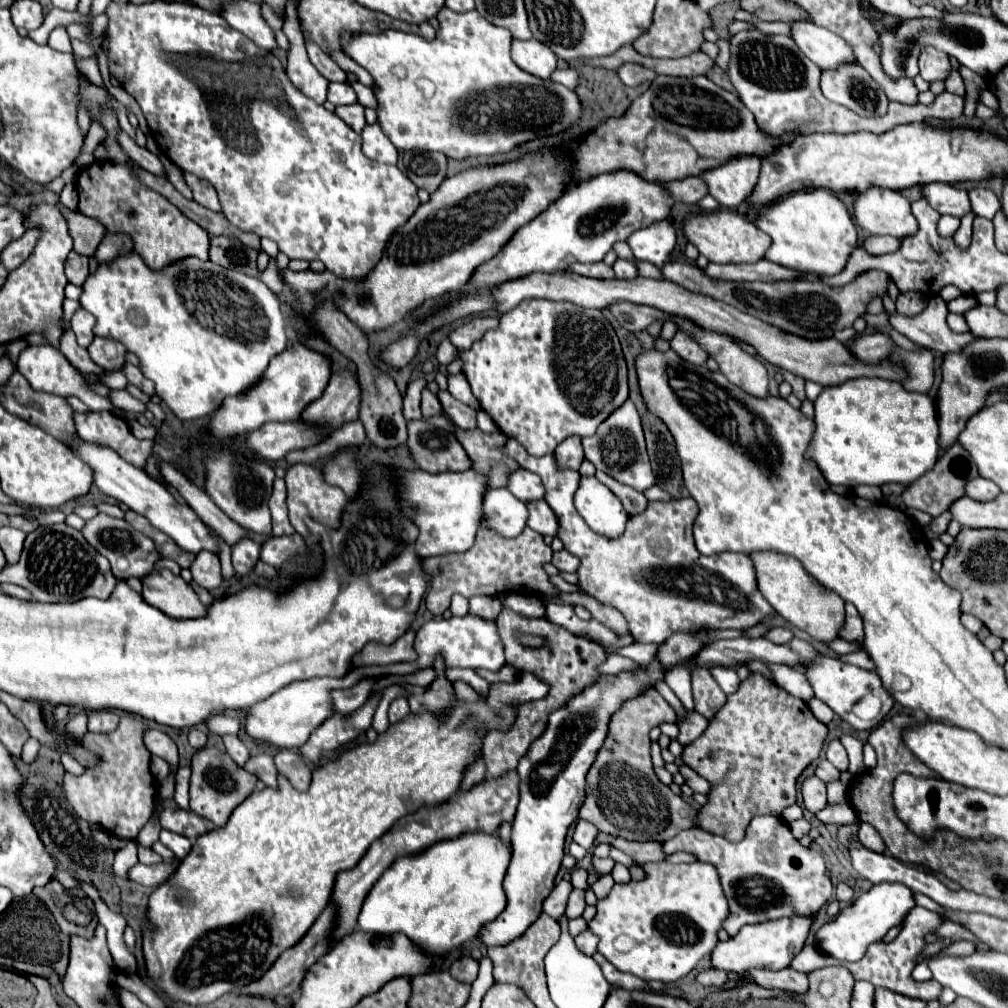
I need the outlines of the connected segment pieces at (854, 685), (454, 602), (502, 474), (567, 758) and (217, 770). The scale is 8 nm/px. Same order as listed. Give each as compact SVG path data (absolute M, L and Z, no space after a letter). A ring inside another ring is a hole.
M818 658L816 662L806 662L806 668L804 668L804 674L808 676L814 692L816 692L816 698L826 702L842 720L846 720L852 728L856 730L872 730L888 712L890 708L894 706L894 698L892 694L884 688L880 676L876 672L868 672L868 670L862 670L858 666L852 666L852 664L844 664L840 660L834 660L834 658ZM866 694L874 694L880 698L882 702L882 710L880 714L874 718L874 720L862 720L858 718L854 712L852 712L852 706L858 704Z
M456 594L451 599L450 611L453 616L465 616L469 612L469 600Z
M456 426L454 436L460 440L462 448L470 456L472 470L480 472L482 476L488 476L490 488L506 486L508 472L514 470L518 464L516 460L500 452L506 442L506 436L500 430L484 434L482 430L462 430Z
M700 628L700 632L676 632L676 636L670 636L658 646L656 658L650 664L642 664L638 670L628 670L614 676L600 676L594 684L572 696L562 708L552 712L546 732L532 742L530 752L526 752L518 764L520 804L512 824L514 854L504 878L508 906L496 920L480 926L478 940L486 948L510 944L542 914L542 902L552 892L554 878L562 864L566 832L578 818L580 804L584 802L586 772L594 764L596 752L604 744L612 712L616 712L626 700L636 698L662 682L666 670L686 666L688 660L692 660L692 656L708 644L706 632L706 628Z
M202 748L192 758L192 778L190 778L190 810L198 816L214 822L216 828L224 828L232 810L248 798L256 786L256 776L240 768L226 752L218 748Z

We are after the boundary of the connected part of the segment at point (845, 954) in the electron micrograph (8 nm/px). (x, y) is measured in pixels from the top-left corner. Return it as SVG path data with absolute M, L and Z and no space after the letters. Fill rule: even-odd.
M900 882L876 884L876 886L872 886L872 890L864 892L858 900L854 900L852 906L844 908L834 922L824 924L818 930L818 934L816 934L818 946L820 946L822 952L826 952L826 954L830 954L838 960L856 962L864 956L866 948L872 942L882 940L886 936L886 932L892 926L898 926L914 906L916 906L914 892L908 886L904 886Z

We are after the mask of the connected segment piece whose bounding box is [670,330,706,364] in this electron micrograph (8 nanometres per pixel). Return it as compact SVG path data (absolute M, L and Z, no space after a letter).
M676 332L674 336L674 344L670 340L670 346L674 346L676 354L682 356L684 360L692 362L692 364L704 364L706 362L706 352L700 348L700 344L696 344L696 340L692 336L688 336L686 332Z

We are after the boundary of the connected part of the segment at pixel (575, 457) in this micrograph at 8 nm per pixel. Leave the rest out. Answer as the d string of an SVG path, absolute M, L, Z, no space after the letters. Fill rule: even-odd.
M570 436L568 440L564 440L556 450L554 450L554 458L558 468L570 468L570 470L578 470L582 460L584 460L584 452L582 452L582 444L580 438Z

